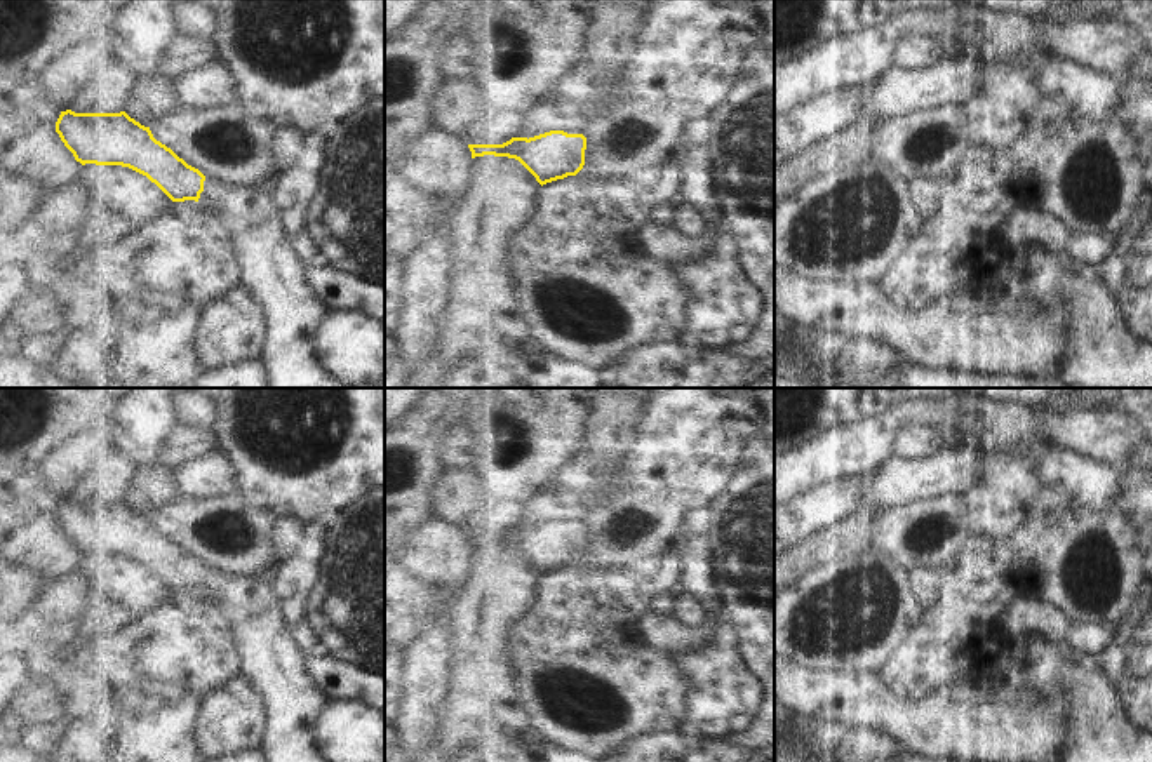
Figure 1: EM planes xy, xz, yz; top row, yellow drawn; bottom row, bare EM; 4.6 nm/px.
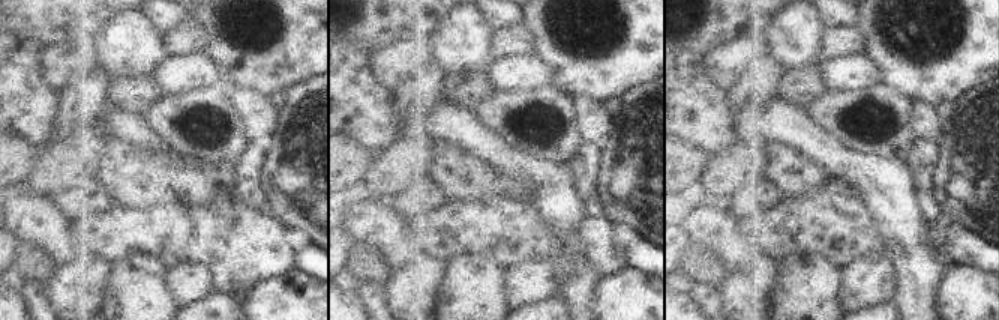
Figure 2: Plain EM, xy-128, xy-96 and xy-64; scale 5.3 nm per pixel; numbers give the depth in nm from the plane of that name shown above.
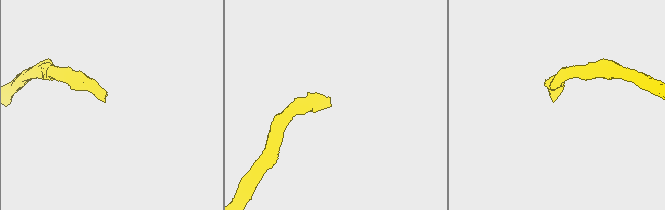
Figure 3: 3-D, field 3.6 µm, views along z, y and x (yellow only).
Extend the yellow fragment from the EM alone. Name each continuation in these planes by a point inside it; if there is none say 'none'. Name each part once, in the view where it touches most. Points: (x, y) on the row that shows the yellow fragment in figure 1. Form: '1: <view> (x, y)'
1: xy (274, 274)

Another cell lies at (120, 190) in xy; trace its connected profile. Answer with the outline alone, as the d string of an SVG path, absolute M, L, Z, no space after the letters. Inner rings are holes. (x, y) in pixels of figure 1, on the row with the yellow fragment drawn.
M82 165L78 181L99 207L124 216L134 230L162 217L172 200L146 176L122 165Z

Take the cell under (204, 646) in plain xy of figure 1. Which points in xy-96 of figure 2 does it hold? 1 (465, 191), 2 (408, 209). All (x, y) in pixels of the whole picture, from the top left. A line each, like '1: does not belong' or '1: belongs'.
1: does not belong
2: does not belong

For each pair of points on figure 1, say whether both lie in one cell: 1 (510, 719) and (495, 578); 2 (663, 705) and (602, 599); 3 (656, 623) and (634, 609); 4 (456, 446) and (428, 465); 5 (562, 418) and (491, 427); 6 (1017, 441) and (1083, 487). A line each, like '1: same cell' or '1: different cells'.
1: same cell
2: different cells
3: different cells
4: different cells
5: same cell
6: same cell

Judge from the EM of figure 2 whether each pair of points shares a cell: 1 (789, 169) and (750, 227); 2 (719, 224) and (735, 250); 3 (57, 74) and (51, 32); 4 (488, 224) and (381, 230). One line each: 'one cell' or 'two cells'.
1: two cells
2: one cell
3: two cells
4: two cells

